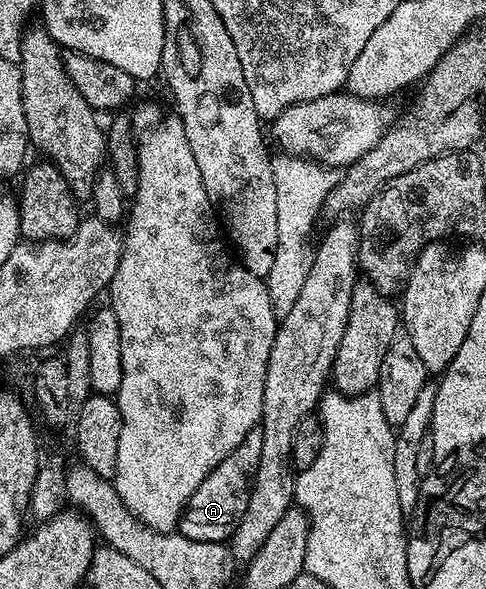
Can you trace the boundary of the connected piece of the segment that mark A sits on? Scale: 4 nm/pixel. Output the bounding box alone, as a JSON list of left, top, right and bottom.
[179,428,262,543]

